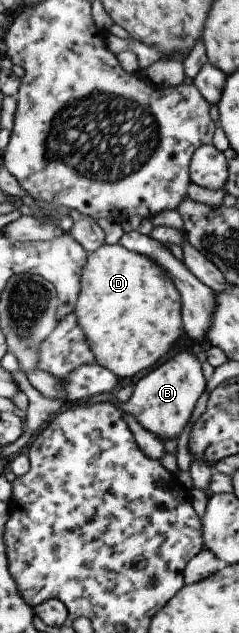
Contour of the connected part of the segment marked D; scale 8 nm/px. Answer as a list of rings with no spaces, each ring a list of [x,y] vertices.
[[[103,245],[89,255],[89,263],[83,271],[83,293],[77,303],[77,317],[85,329],[91,349],[98,363],[117,373],[123,379],[135,379],[139,373],[153,369],[161,357],[165,357],[185,333],[182,315],[182,299],[171,274],[159,267],[153,259],[117,245]]]

